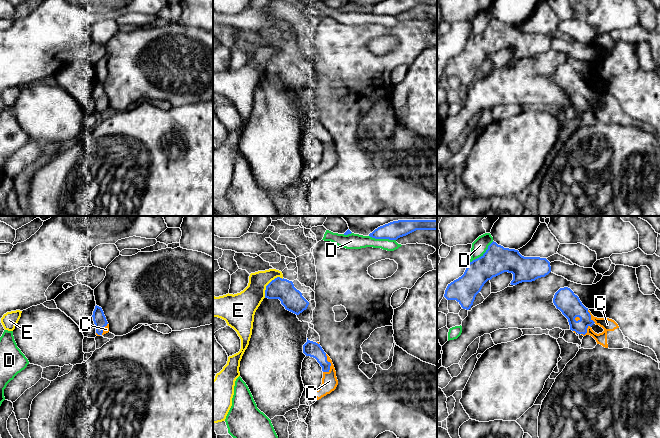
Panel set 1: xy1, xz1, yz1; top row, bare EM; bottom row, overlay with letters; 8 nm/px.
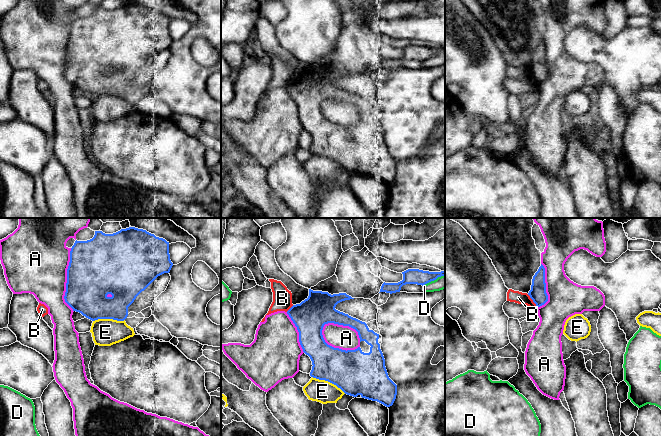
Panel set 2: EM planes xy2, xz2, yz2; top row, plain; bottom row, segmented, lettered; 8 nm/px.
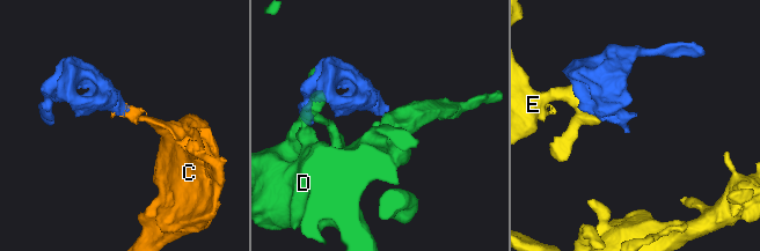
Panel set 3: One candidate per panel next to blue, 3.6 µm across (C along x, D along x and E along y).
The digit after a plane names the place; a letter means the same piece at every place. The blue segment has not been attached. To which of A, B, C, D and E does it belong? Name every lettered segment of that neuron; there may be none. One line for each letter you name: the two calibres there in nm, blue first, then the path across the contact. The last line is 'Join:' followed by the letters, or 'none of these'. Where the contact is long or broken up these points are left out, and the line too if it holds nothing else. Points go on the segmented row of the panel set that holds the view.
C: 120/130 nm
Join: C

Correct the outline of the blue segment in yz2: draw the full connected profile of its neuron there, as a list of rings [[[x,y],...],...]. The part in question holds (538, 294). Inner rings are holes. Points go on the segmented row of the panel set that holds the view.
[[[542,264],[533,276],[531,290],[528,295],[536,304],[537,308],[544,305],[548,301],[545,283],[545,268]]]

